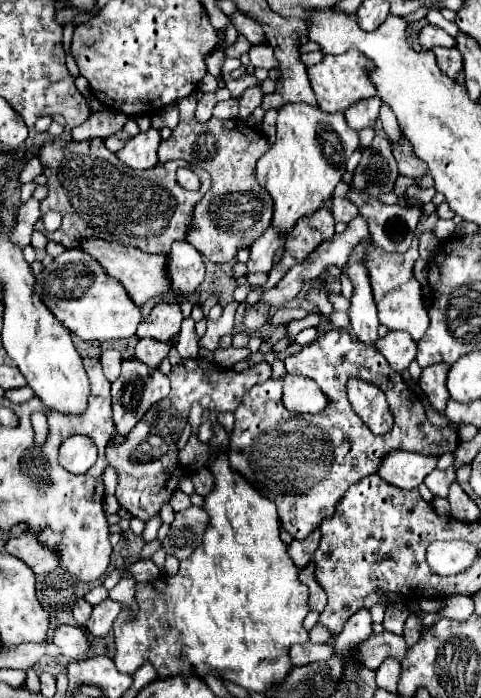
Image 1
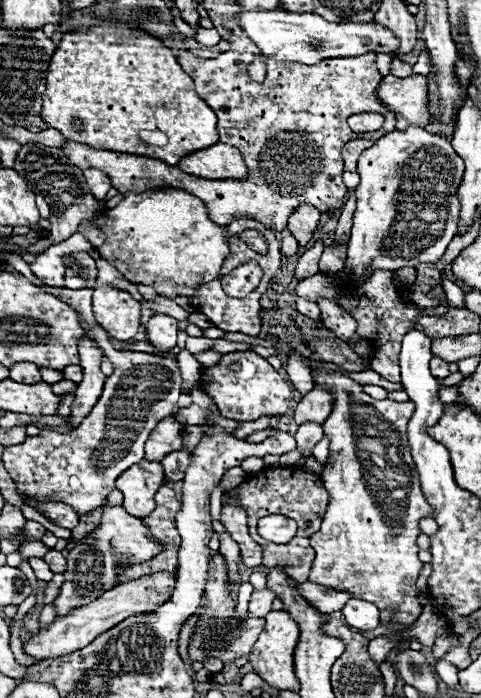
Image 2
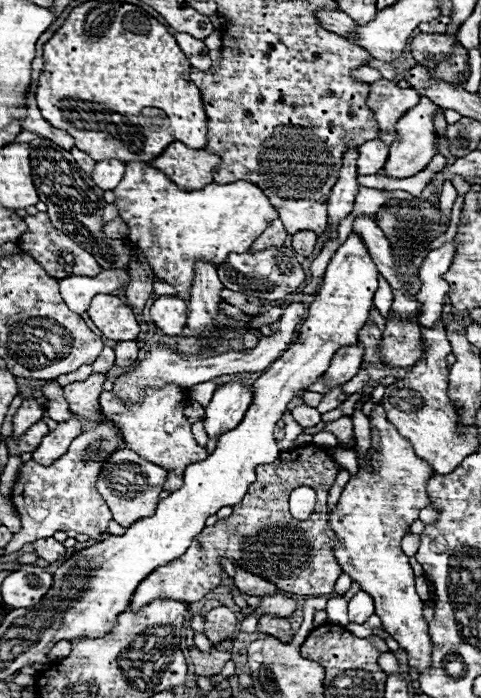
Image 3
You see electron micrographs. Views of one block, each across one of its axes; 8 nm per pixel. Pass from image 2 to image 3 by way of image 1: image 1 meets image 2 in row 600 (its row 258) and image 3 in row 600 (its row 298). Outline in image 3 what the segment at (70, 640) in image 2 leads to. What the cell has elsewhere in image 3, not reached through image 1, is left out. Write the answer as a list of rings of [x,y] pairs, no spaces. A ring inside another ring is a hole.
[[[316,444],[290,448],[290,450],[282,452],[280,458],[276,458],[276,462],[258,466],[256,468],[256,482],[252,482],[244,500],[234,506],[234,512],[228,518],[218,520],[214,526],[206,526],[202,530],[202,534],[196,540],[192,540],[192,546],[186,550],[186,554],[182,554],[180,558],[156,568],[152,574],[148,574],[144,578],[144,582],[140,582],[140,586],[136,588],[136,594],[130,602],[130,608],[138,610],[140,606],[146,606],[148,602],[158,600],[158,598],[172,598],[172,600],[186,600],[186,602],[202,600],[210,590],[220,586],[220,572],[222,572],[220,558],[228,558],[234,566],[240,566],[250,574],[256,574],[264,580],[270,580],[272,584],[276,584],[278,590],[284,590],[284,592],[292,592],[292,594],[300,594],[300,596],[328,596],[328,594],[332,594],[336,578],[342,574],[342,570],[334,558],[336,534],[328,524],[328,512],[330,512],[328,490],[332,488],[332,482],[336,480],[336,474],[340,470],[342,470],[342,466],[332,456],[332,448],[322,448]],[[298,486],[310,486],[318,498],[314,512],[306,520],[292,518],[290,508],[288,508],[288,496]]]

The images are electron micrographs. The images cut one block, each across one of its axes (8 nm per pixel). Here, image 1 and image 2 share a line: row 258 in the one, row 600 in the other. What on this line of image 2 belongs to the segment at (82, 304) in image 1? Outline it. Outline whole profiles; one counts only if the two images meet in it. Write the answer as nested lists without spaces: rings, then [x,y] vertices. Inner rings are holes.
[[[122,506],[102,508],[102,510],[104,510],[102,524],[90,536],[86,536],[84,542],[76,544],[66,558],[68,568],[64,572],[64,584],[60,588],[60,594],[54,600],[54,610],[58,618],[66,616],[70,610],[86,606],[88,602],[96,600],[100,594],[116,588],[120,584],[114,572],[116,568],[148,562],[150,558],[154,558],[164,550],[164,544],[156,542],[156,538],[150,536],[142,520],[126,514]]]

